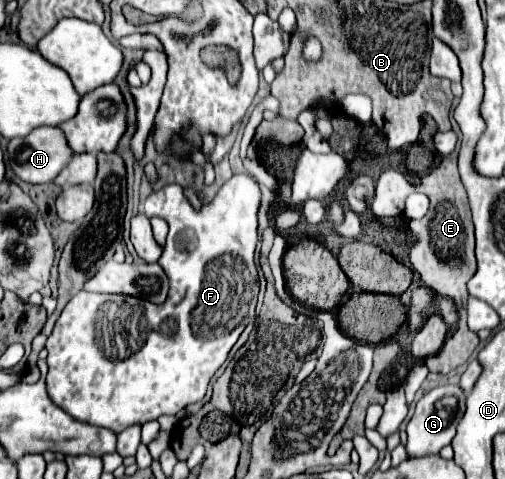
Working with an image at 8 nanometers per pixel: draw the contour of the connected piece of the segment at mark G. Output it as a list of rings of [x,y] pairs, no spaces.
[[[445,384],[445,386],[437,386],[433,390],[429,390],[417,402],[413,416],[407,422],[407,436],[409,436],[407,452],[409,452],[409,456],[439,454],[439,450],[453,440],[455,428],[465,412],[465,398],[467,398],[465,390],[461,390],[459,386],[453,386],[453,384]]]

